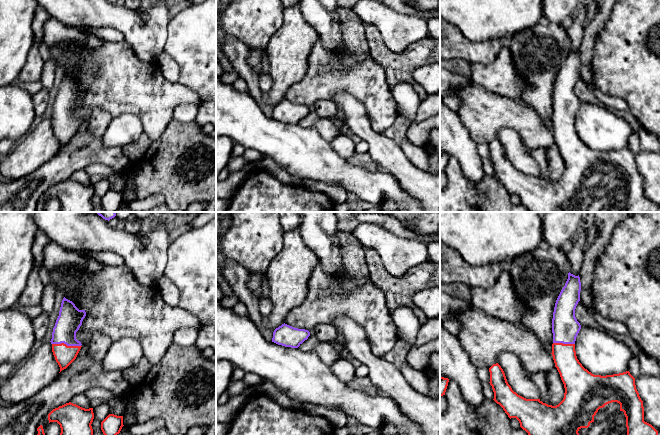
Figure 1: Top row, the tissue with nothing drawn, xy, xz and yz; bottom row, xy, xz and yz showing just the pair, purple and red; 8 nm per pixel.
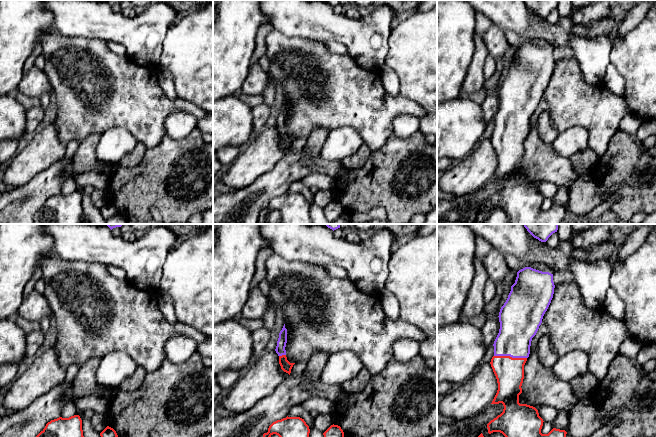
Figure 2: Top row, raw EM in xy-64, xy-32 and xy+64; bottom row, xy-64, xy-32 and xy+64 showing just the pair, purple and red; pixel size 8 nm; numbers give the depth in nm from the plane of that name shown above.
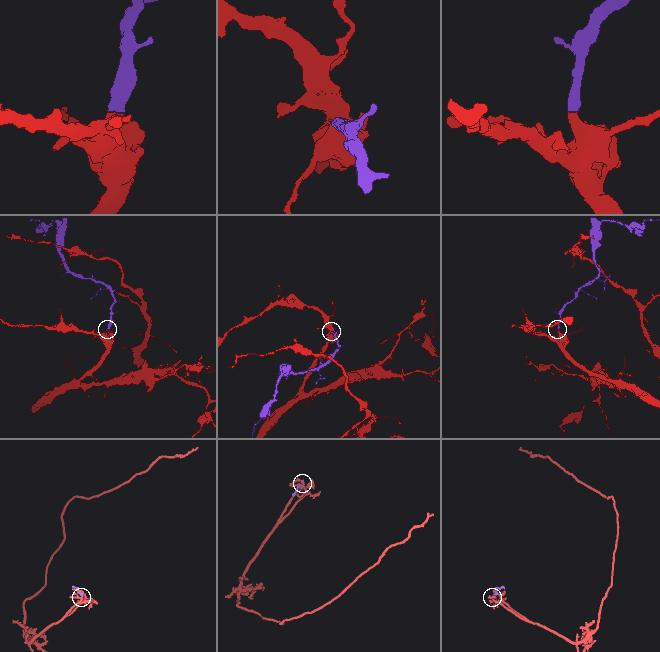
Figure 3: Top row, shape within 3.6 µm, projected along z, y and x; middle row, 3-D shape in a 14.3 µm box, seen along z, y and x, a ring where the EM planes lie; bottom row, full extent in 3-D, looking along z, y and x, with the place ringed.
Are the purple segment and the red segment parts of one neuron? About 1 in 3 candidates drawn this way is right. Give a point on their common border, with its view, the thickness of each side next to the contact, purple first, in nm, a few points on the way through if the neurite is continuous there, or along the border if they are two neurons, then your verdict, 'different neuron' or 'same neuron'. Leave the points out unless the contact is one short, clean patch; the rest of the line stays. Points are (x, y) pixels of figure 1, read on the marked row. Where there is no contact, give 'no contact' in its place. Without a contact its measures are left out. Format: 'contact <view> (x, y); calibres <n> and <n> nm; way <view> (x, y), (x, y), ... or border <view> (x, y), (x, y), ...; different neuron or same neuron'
contact xy (66, 344); calibres 200 and 160 nm; way xy (70, 318), (66, 326), (66, 344), (64, 355); same neuron

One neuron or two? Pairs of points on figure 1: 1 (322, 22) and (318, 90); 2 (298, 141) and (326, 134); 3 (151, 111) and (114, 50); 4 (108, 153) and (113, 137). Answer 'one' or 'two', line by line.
1: two
2: two
3: one
4: two

